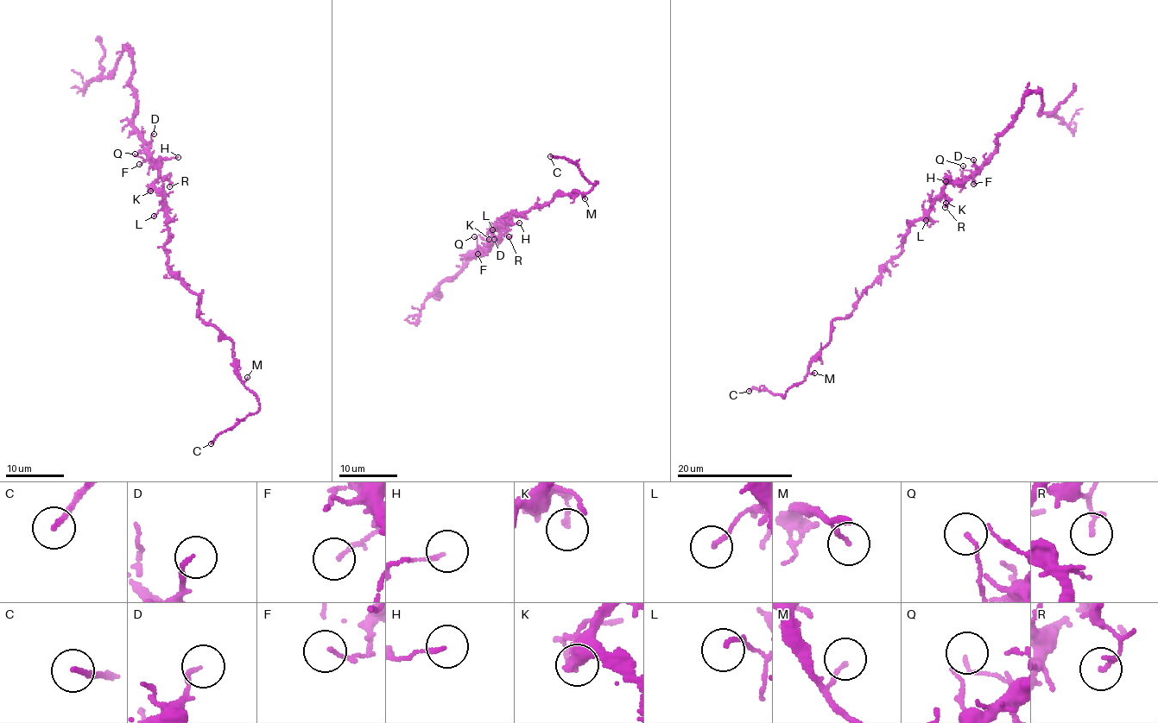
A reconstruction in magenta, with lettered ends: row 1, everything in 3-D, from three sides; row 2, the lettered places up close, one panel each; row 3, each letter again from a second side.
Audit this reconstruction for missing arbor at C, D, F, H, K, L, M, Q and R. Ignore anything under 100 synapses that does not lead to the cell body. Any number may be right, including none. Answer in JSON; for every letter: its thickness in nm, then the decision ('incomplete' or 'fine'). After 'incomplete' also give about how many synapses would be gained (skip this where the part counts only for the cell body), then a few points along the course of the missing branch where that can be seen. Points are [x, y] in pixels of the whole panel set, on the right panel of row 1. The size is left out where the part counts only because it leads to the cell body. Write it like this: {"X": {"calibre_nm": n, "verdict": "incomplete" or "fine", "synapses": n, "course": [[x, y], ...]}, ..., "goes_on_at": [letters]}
{"C": {"calibre_nm": 190, "verdict": "incomplete", "course": [[749, 391], [738, 399], [745, 398], [755, 403], [752, 411], [757, 411]]}, "D": {"calibre_nm": 130, "verdict": "fine"}, "F": {"calibre_nm": 100, "verdict": "fine"}, "H": {"calibre_nm": 120, "verdict": "fine"}, "K": {"calibre_nm": 90, "verdict": "fine"}, "L": {"calibre_nm": 120, "verdict": "fine"}, "M": {"calibre_nm": 110, "verdict": "fine"}, "Q": {"calibre_nm": 120, "verdict": "fine"}, "R": {"calibre_nm": 160, "verdict": "fine"}, "goes_on_at": ["C"]}

